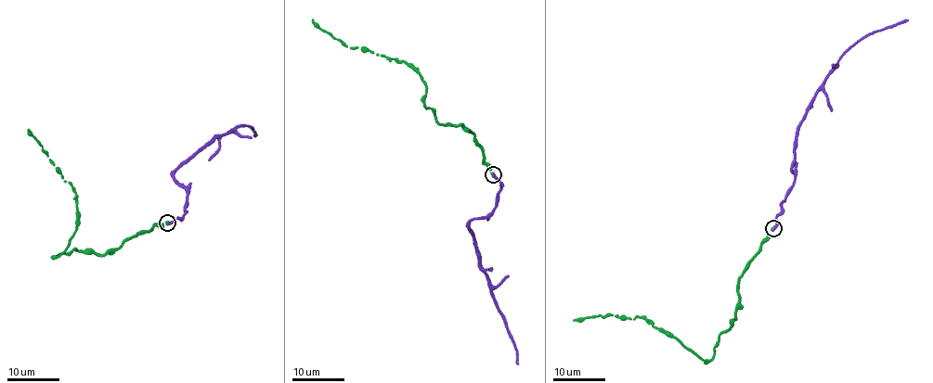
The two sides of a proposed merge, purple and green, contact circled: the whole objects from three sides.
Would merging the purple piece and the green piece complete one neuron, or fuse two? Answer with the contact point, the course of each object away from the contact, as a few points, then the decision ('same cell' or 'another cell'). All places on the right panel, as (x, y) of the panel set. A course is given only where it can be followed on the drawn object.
(773, 228) | purple via (773, 228), (795, 180), (791, 170), (796, 135), (809, 105), (830, 70), (846, 51), (867, 35), (908, 20) | green via (773, 228), (737, 284), (735, 315), (708, 360), (639, 316), (573, 319) | another cell

